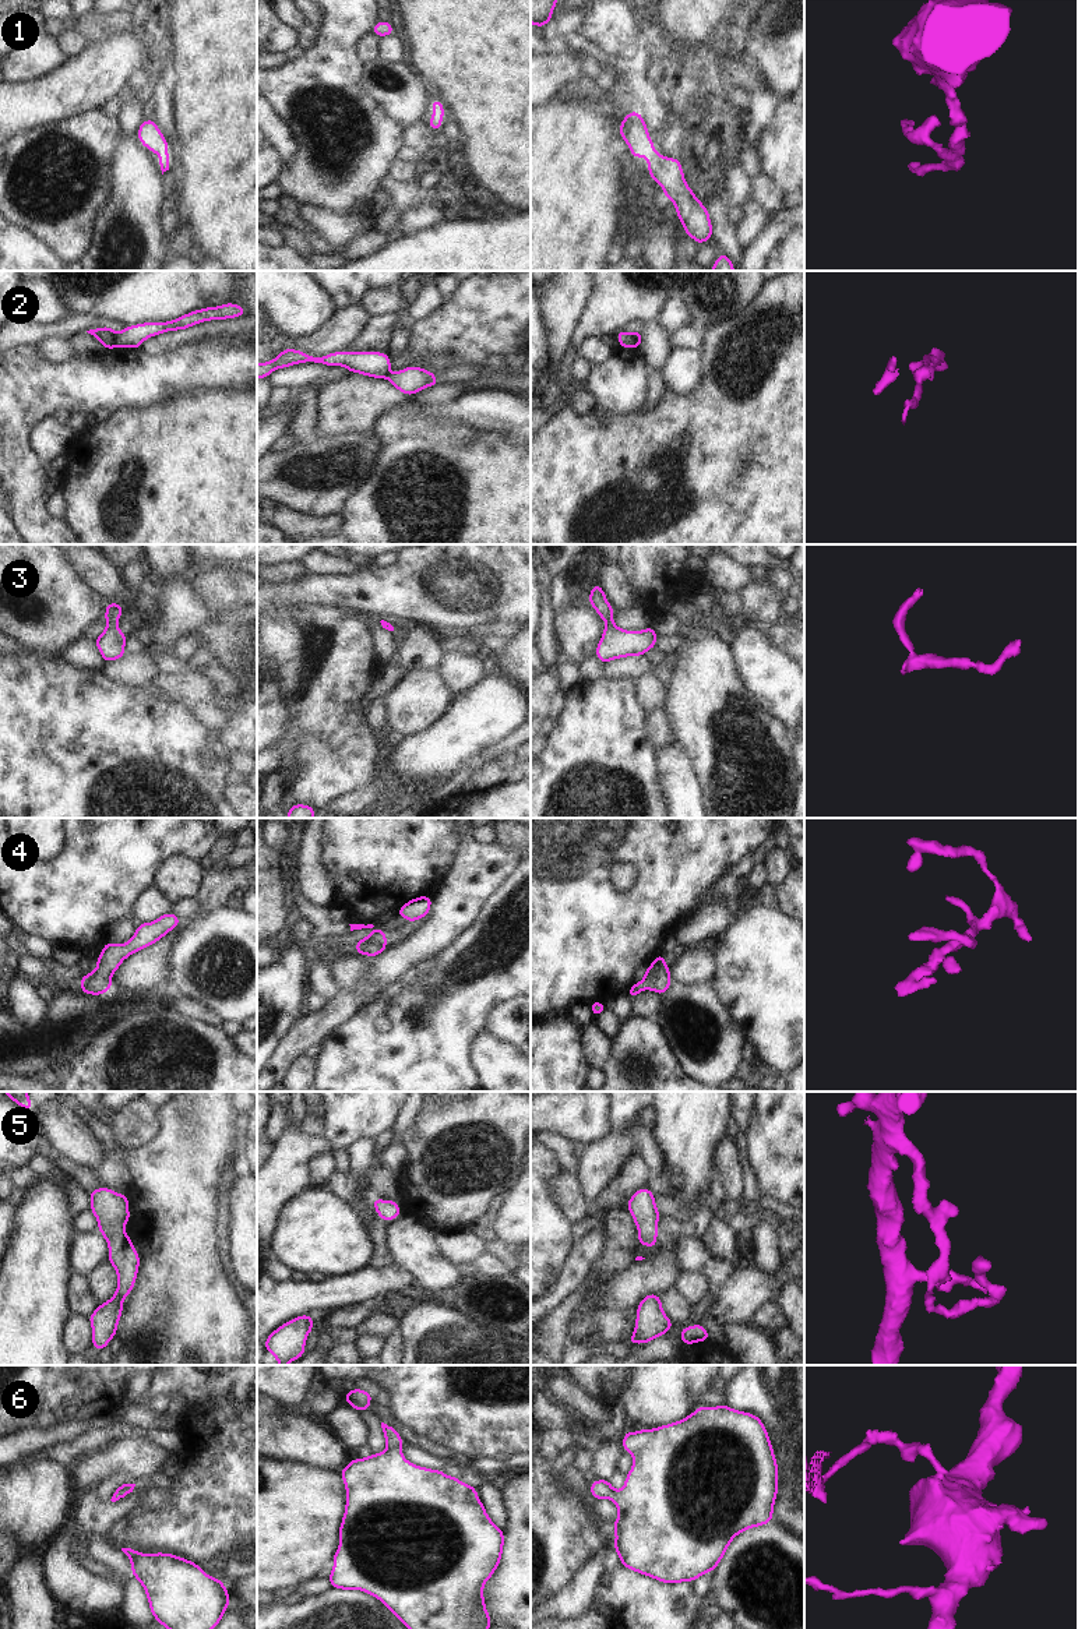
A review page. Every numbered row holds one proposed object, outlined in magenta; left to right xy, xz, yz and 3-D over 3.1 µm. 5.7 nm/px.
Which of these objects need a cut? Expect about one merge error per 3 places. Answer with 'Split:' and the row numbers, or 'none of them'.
Split: 2

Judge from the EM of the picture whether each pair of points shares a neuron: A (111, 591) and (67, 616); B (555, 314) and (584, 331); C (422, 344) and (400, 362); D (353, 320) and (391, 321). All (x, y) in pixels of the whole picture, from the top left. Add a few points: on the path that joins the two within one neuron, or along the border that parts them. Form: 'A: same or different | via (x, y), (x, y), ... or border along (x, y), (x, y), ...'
A: different | border along (78, 573), (106, 603)
B: different | border along (589, 296), (571, 348)
C: different | border along (408, 348), (414, 352), (446, 351)
D: different | border along (370, 317), (366, 328), (348, 345)

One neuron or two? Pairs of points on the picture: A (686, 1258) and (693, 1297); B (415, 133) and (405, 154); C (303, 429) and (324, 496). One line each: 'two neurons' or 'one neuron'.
A: two neurons
B: two neurons
C: two neurons

